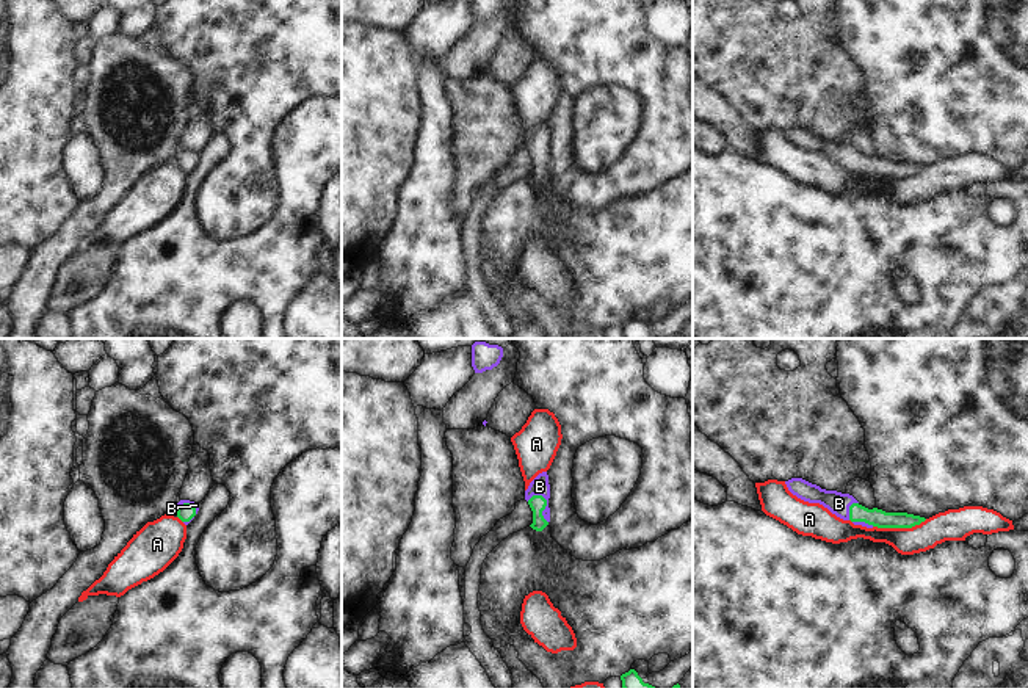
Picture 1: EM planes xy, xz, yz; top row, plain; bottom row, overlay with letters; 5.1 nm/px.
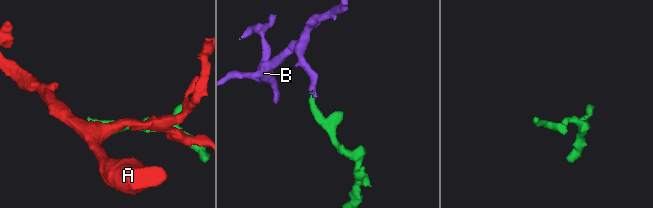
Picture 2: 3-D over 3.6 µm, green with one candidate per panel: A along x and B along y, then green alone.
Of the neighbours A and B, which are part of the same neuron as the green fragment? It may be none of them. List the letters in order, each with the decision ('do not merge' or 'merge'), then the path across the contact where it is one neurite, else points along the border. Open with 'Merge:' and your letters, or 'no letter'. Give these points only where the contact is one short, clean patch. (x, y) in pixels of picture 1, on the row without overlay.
Merge: B
A: do not merge
B: merge; way xz (538, 152), (546, 154), (539, 143), (539, 135)

